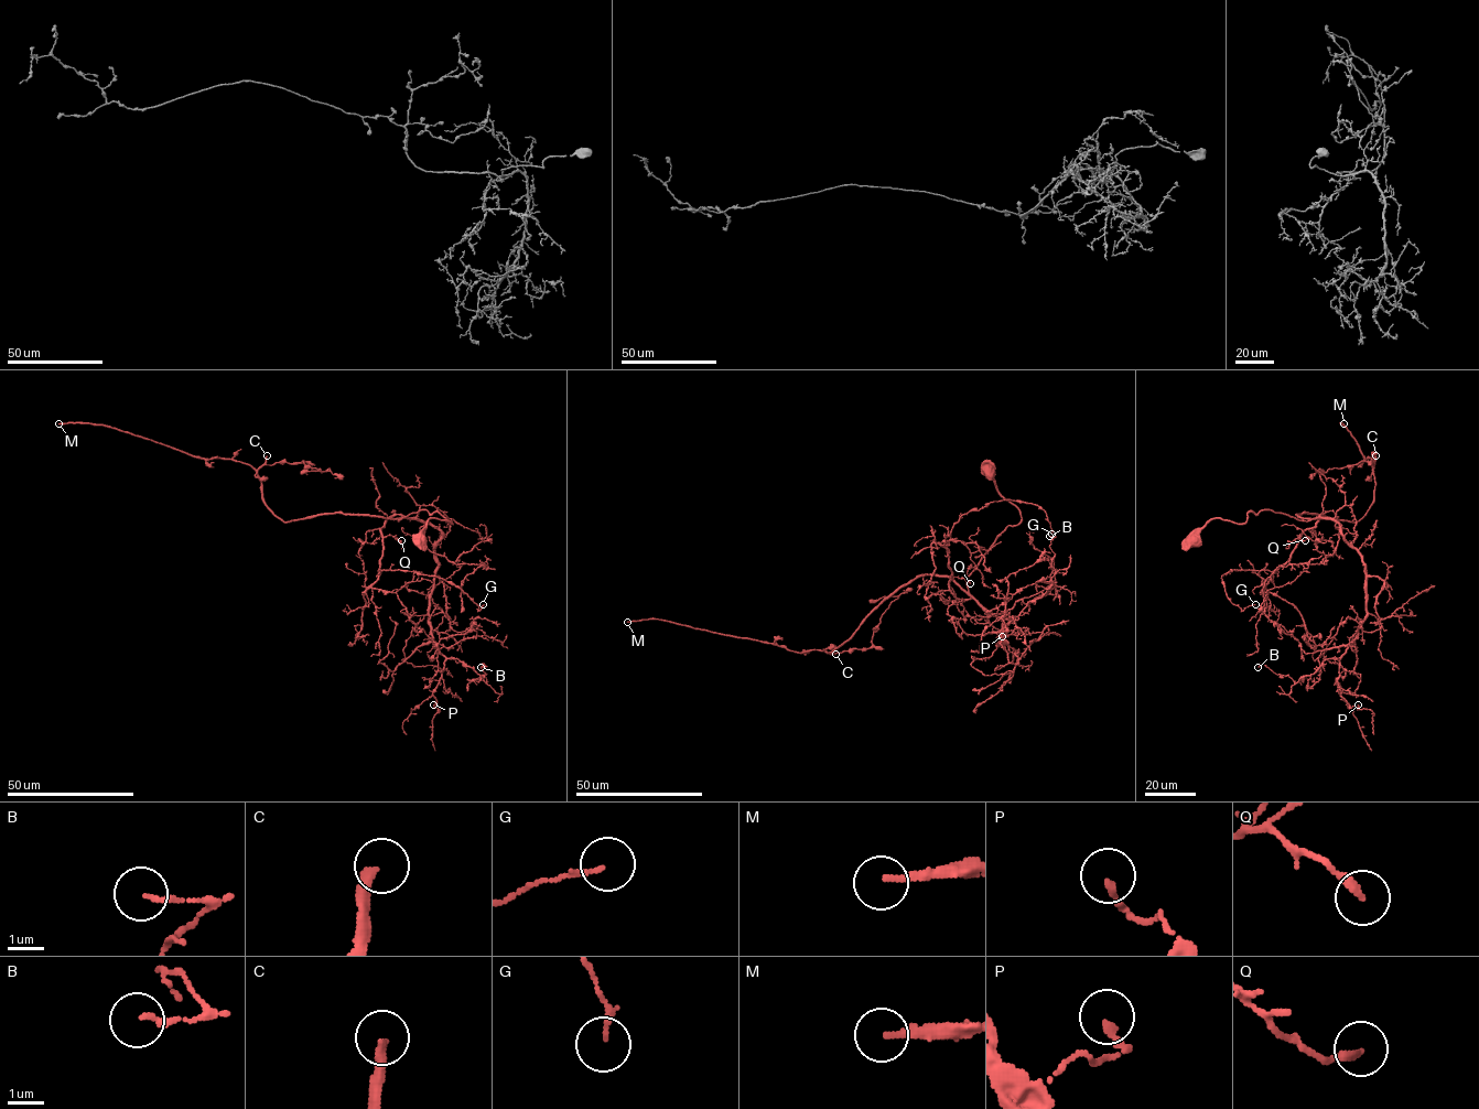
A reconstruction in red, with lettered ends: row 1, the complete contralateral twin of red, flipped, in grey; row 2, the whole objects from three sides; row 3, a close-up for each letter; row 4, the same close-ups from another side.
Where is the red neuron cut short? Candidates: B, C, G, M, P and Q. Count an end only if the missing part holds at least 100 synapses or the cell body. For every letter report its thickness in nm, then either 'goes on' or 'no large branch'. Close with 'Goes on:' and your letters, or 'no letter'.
B: calibre 150 nm; no large branch
C: calibre 280 nm; goes on
G: calibre 130 nm; no large branch
M: calibre 180 nm; goes on
P: calibre 200 nm; no large branch
Q: calibre 220 nm; no large branch
Goes on: C, M

